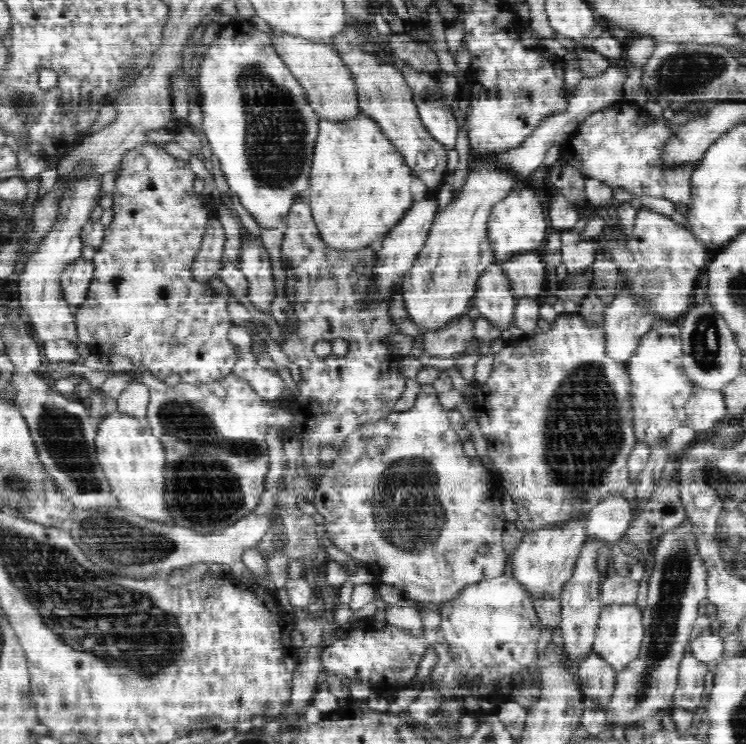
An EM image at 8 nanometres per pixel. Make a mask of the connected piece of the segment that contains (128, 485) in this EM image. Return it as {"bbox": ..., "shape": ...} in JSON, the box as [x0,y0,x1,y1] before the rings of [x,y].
{"bbox":[95,413,178,528],"shape":[[[120,413],[109,414],[97,428],[95,445],[109,490],[118,506],[146,520],[162,522],[171,528],[178,526],[166,502],[167,452],[145,420]]]}

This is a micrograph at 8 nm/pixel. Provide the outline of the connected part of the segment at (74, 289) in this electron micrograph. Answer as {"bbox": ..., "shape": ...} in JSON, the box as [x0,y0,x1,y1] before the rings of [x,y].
{"bbox":[60,258,93,308],"shape":[[[80,258],[71,262],[60,274],[61,287],[64,291],[65,299],[73,308],[78,306],[92,281],[93,262]]]}

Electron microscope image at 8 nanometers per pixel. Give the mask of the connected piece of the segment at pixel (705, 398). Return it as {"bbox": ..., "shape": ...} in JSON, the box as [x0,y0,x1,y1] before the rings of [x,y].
{"bbox":[685,387,728,434],"shape":[[[696,387],[685,404],[685,425],[698,434],[706,434],[724,422],[728,416],[722,391],[709,391]]]}

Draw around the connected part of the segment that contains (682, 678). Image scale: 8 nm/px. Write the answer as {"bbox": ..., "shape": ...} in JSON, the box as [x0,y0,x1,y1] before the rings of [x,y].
{"bbox":[673,652,712,712],"shape":[[[687,652],[682,659],[679,670],[679,681],[673,698],[675,708],[686,708],[694,712],[696,708],[701,710],[706,702],[702,702],[702,696],[707,696],[709,679],[712,667],[700,662]]]}

